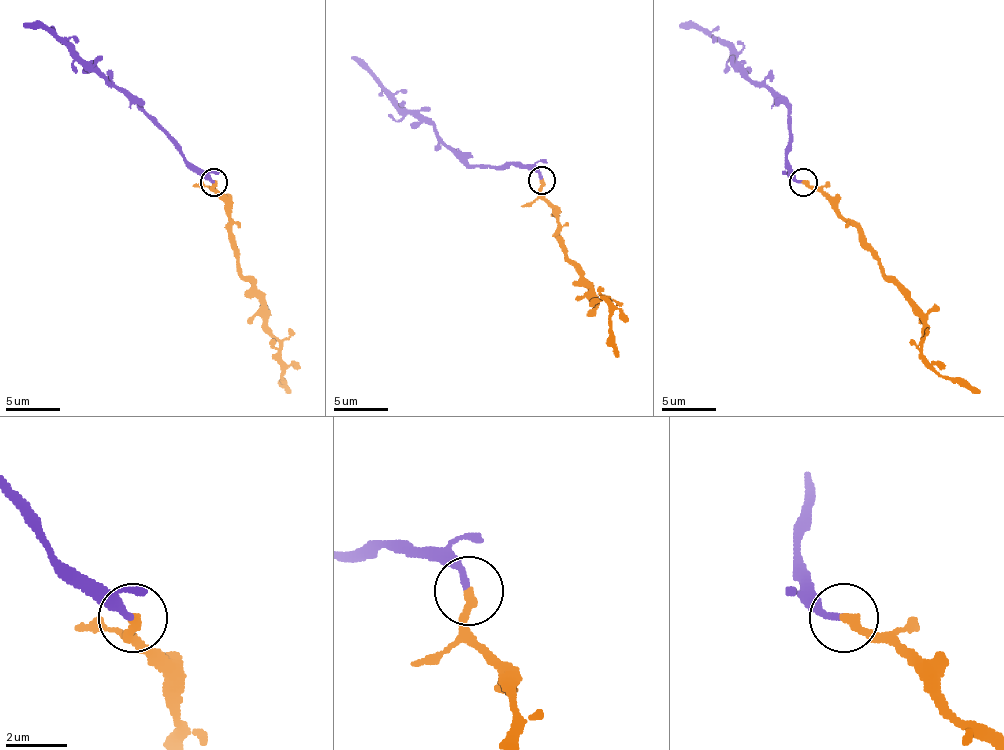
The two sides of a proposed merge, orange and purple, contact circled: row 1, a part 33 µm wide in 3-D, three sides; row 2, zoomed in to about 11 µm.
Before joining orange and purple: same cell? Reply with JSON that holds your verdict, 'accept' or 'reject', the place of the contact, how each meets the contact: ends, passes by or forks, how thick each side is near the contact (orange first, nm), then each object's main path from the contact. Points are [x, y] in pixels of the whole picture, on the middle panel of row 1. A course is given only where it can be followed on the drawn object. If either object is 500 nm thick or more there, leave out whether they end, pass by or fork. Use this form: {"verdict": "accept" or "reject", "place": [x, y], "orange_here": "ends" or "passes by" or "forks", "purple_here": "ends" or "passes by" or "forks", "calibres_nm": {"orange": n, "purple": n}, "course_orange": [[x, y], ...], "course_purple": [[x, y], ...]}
{"verdict": "accept", "place": [541, 180], "orange_here": "ends", "purple_here": "ends", "calibres_nm": {"orange": 320, "purple": 200}, "course_orange": [[541, 181], [541, 197], [557, 219], [565, 257], [590, 282], [593, 298], [606, 298], [609, 345], [617, 356]], "course_purple": [[541, 181], [533, 170], [516, 164], [472, 167], [431, 123], [423, 123], [396, 101], [352, 57]]}

